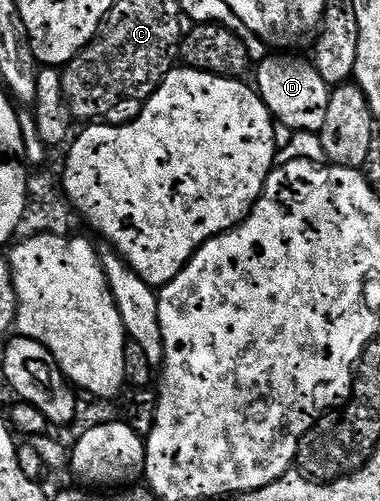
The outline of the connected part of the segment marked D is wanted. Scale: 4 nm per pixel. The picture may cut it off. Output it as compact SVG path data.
M269 54L258 61L254 69L254 87L278 123L292 128L294 133L313 132L318 134L325 126L325 113L329 111L332 85L317 74L310 59L302 60L299 54Z

